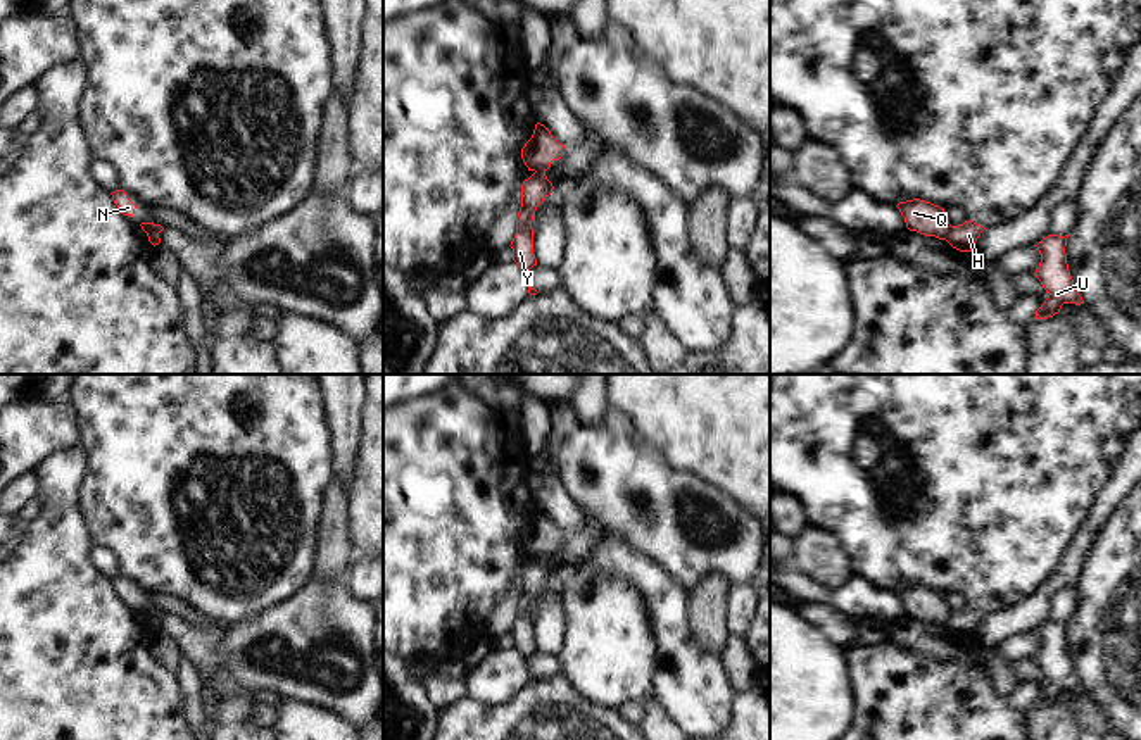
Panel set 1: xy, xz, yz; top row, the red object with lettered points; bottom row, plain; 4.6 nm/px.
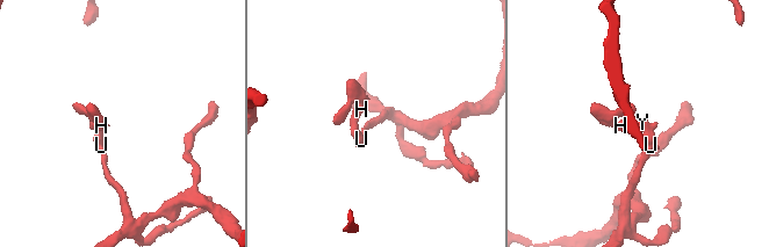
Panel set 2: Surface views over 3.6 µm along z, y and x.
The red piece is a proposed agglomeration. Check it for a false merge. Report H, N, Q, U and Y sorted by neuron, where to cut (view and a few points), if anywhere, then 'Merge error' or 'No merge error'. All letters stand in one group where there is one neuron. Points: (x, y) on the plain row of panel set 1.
Groups: H U Y / N Q. Split along yz (951, 613), (945, 625). Merge error.

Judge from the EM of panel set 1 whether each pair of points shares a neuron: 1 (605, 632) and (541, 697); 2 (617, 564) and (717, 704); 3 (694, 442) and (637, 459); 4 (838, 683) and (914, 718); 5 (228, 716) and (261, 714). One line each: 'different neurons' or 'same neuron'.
1: different neurons
2: same neuron
3: different neurons
4: different neurons
5: different neurons

